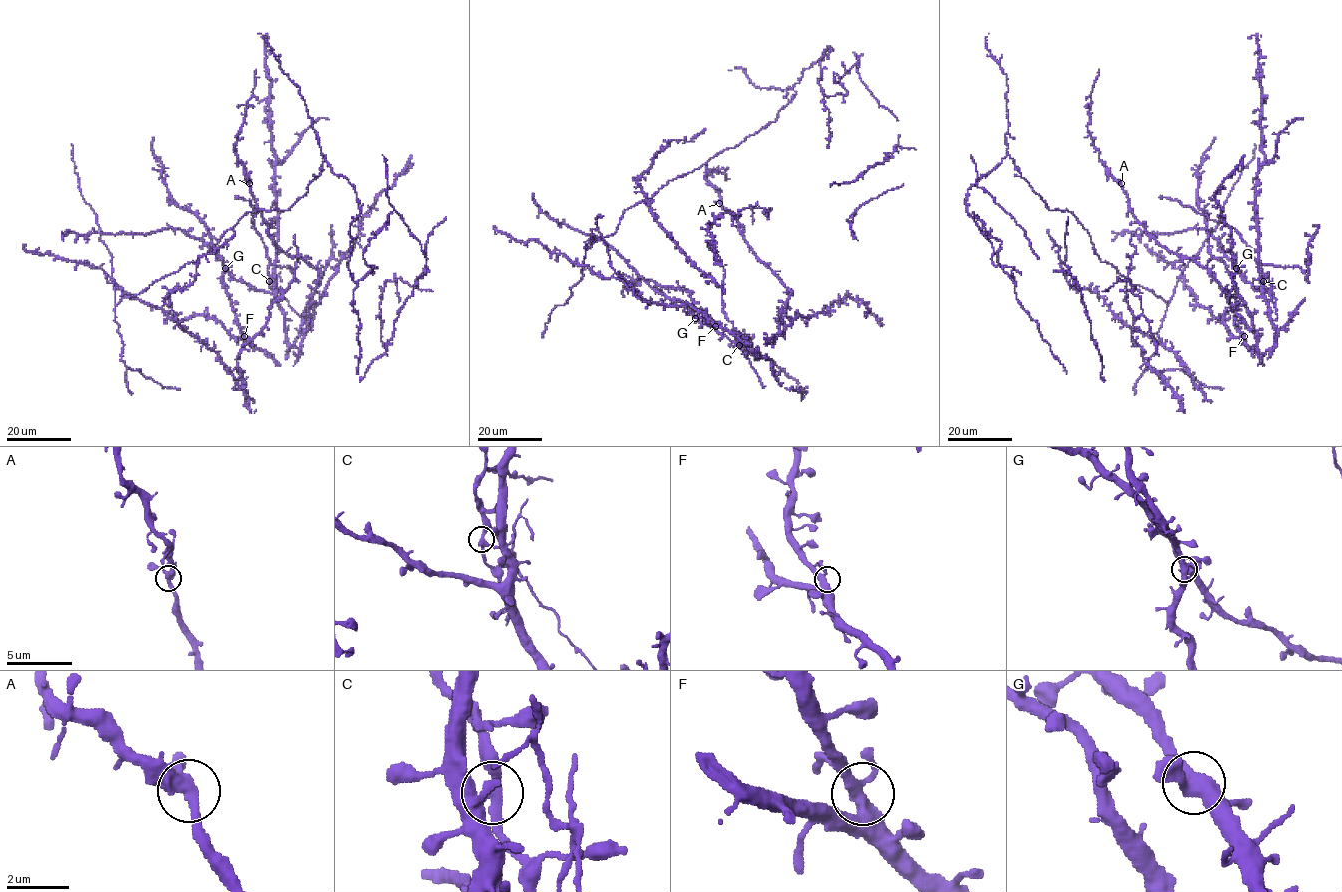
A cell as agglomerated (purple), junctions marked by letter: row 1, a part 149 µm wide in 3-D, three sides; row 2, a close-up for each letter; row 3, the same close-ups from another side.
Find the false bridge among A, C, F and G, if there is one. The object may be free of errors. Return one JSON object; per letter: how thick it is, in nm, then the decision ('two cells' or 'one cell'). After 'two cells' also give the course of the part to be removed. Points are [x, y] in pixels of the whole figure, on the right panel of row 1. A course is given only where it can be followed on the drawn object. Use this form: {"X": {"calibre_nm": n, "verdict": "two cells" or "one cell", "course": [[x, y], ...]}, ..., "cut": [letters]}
{"A": {"calibre_nm": 340, "verdict": "one cell"}, "C": {"calibre_nm": 340, "verdict": "two cells", "course": [[1264, 282], [1251, 249], [1234, 228], [1160, 195]]}, "F": {"calibre_nm": 360, "verdict": "one cell"}, "G": {"calibre_nm": 360, "verdict": "one cell"}, "cut": ["C"]}

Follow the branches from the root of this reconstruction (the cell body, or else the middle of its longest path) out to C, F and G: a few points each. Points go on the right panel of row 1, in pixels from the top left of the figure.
C: (1127, 280), (1168, 304), (1183, 278), (1240, 338), (1227, 268), (1261, 292), (1264, 282)
F: (1127, 280), (1168, 304), (1181, 278), (1198, 304), (1219, 321), (1223, 316), (1232, 335), (1244, 336)
G: (1127, 280), (1168, 304), (1183, 278), (1195, 302), (1242, 338), (1227, 269), (1236, 268)

